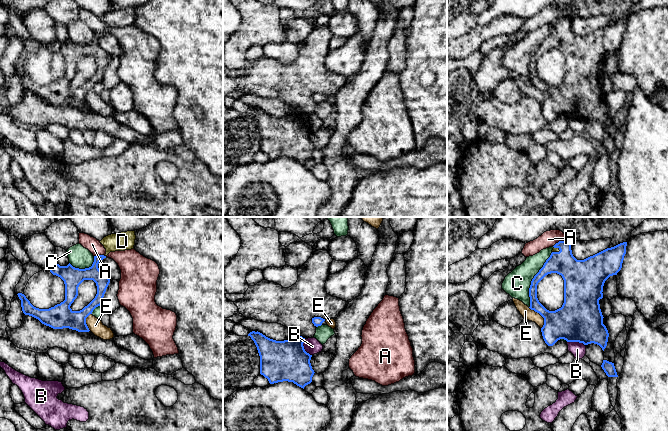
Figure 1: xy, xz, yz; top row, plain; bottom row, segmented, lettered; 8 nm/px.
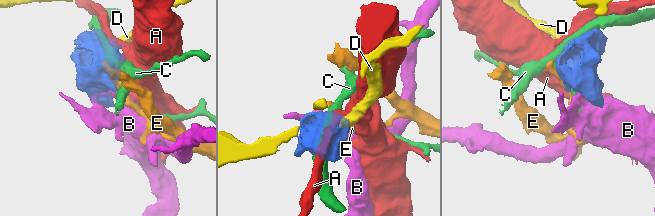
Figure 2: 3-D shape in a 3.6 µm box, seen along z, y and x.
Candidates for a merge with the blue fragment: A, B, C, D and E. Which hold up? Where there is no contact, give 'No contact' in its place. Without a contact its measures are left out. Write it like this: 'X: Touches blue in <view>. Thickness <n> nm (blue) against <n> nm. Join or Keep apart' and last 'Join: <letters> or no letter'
A: Touches blue in yz. Thickness 190 nm (blue) against 130 nm. Keep apart
B: Touches blue in xz. Thickness 320 nm (blue) against 130 nm. Keep apart
C: Touches blue in yz. Thickness 160 nm (blue) against 200 nm. Keep apart
D: Touches blue in yz. Thickness 240 nm (blue) against 30 nm. Join
E: Touches blue in yz. Thickness 300 nm (blue) against 90 nm. Keep apart
Join: D

